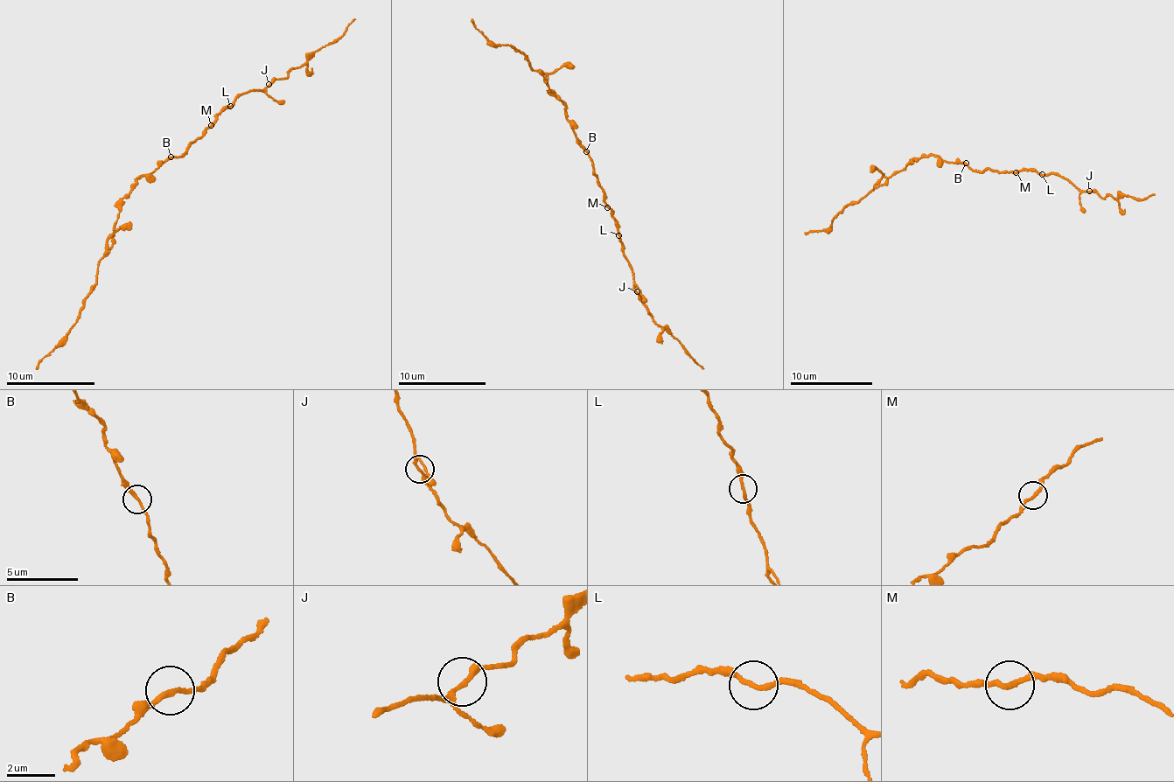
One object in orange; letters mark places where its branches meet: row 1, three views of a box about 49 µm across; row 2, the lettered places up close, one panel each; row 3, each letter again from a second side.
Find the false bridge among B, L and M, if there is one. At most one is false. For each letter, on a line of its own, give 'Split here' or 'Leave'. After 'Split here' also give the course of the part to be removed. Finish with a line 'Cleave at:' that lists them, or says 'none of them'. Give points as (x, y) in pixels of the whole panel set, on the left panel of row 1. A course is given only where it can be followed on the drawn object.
B: Leave
L: Split here. Course of the part to remove: (230, 107), (242, 93), (263, 91), (274, 80), (287, 77), (324, 45), (335, 40), (355, 19)
M: Leave
Cleave at: L

